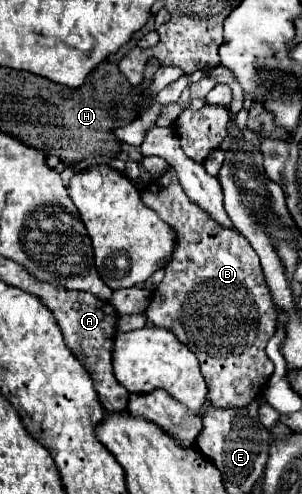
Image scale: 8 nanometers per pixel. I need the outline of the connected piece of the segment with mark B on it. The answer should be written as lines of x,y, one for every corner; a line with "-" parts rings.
168,169
156,183
150,183
142,191
142,203
156,211
162,221
176,231
176,251
172,255
172,263
166,267
166,275
156,289
160,297
150,299
150,305
144,313
146,319
156,327
170,329
198,357
208,385
204,407
246,407
254,399
262,397
274,371
274,363
268,359
264,349
268,339
276,333
276,311
256,251
238,231
220,227
206,211
194,205
182,191
174,169

